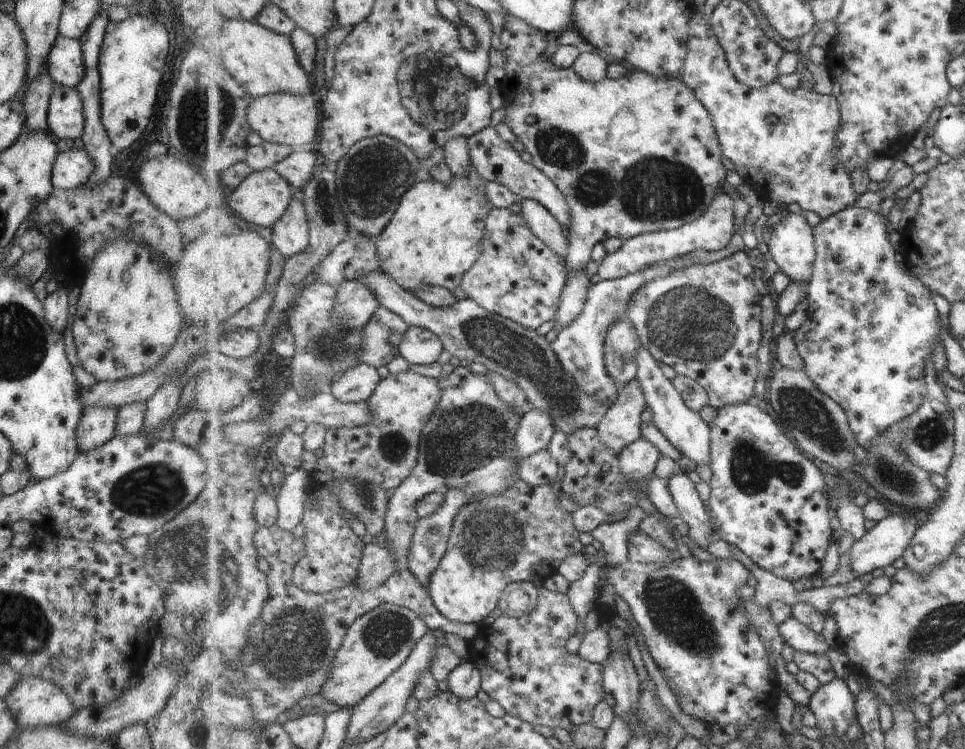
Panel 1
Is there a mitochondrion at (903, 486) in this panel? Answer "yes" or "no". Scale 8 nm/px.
yes

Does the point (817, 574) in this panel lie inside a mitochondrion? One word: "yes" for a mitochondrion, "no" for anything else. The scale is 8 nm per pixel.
no

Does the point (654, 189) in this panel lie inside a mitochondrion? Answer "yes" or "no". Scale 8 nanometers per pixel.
yes

